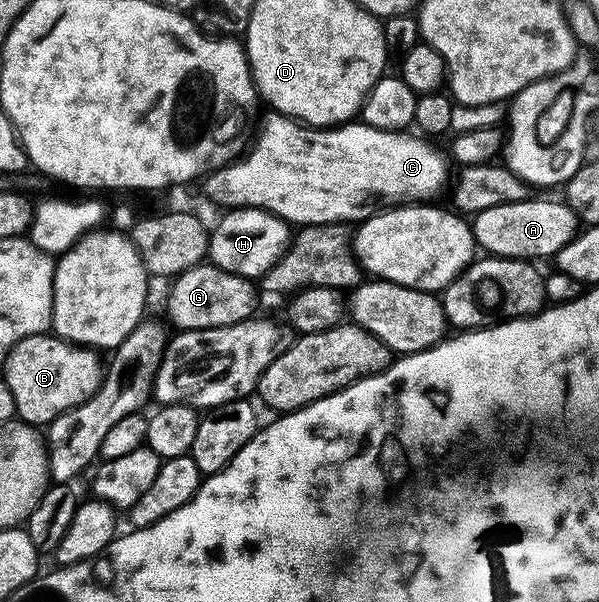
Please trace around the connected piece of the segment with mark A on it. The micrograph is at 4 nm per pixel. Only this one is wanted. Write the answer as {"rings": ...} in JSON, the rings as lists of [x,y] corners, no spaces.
{"rings":[[[531,198],[515,204],[497,204],[473,217],[474,238],[483,253],[494,258],[538,258],[553,257],[580,231],[578,215],[570,205],[558,200]]]}

